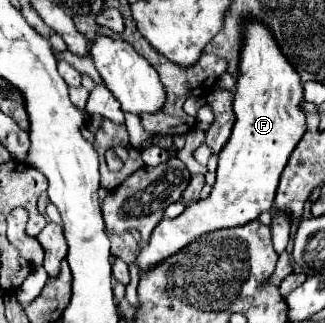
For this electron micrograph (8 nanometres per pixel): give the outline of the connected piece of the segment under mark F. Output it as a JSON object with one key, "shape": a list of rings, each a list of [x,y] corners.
{"shape":[[[244,21],[244,37],[240,49],[240,65],[236,77],[234,93],[234,115],[236,123],[228,145],[218,155],[218,171],[212,193],[206,199],[190,203],[182,215],[168,219],[164,217],[160,225],[152,231],[150,241],[142,247],[136,257],[140,271],[152,269],[160,261],[176,255],[184,245],[192,243],[196,237],[218,229],[230,229],[246,225],[258,219],[260,213],[270,211],[278,187],[282,169],[288,163],[290,153],[298,145],[306,129],[306,115],[302,109],[304,89],[300,75],[292,69],[292,63],[280,53],[276,37],[264,21]]]}

